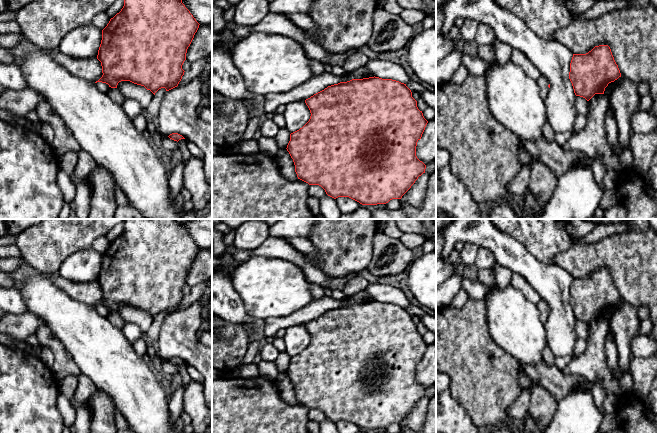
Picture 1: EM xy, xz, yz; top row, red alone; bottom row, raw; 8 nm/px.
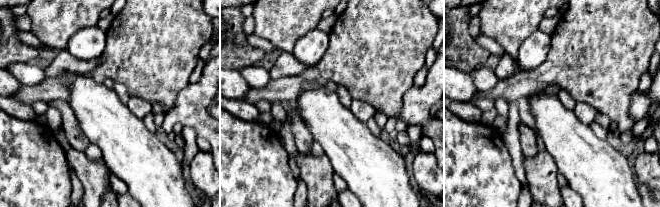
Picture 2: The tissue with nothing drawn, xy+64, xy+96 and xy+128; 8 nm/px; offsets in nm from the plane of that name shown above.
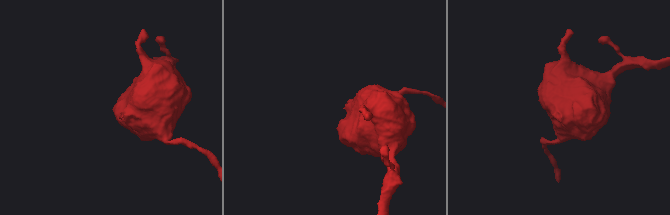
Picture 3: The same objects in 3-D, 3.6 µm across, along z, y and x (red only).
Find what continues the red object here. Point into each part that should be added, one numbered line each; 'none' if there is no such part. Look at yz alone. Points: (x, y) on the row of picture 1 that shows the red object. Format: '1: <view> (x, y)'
1: yz (542, 82)

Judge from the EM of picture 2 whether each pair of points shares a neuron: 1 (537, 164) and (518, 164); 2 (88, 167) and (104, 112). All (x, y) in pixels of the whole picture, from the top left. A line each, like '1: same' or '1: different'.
1: different
2: different

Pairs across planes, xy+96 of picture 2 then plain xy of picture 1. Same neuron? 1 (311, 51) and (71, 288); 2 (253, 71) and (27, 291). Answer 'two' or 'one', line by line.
1: two
2: two

